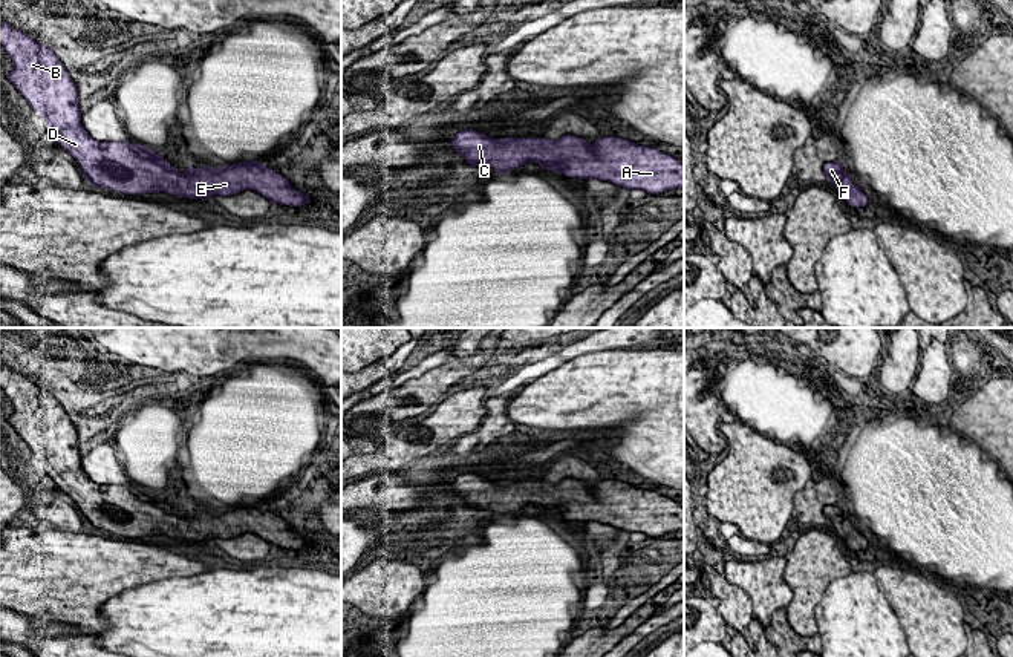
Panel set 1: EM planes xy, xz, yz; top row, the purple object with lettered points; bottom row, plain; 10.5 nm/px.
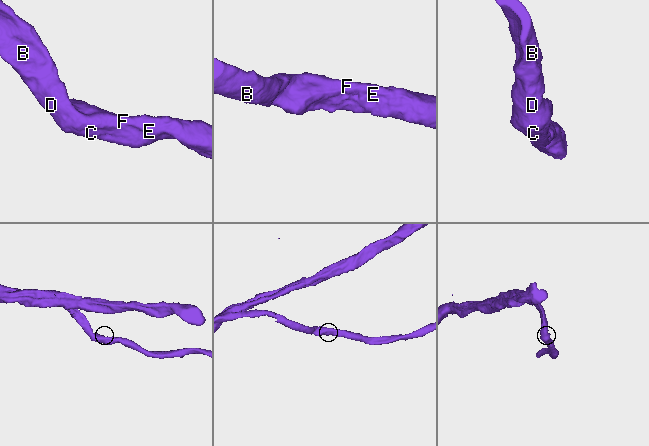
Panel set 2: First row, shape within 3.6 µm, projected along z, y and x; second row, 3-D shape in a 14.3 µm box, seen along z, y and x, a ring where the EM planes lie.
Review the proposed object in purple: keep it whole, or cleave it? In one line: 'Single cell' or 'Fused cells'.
Single cell

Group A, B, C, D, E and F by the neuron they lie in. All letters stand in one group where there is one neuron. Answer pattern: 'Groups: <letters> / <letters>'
Groups: A B C D E F

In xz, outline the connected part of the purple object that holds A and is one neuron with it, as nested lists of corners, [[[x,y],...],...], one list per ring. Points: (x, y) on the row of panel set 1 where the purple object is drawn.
[[[468,129],[458,132],[450,142],[468,165],[493,167],[499,175],[508,175],[511,168],[533,161],[569,178],[609,181],[617,187],[640,188],[649,194],[684,188],[684,164],[676,158],[617,136],[601,136],[591,145],[572,135],[557,141],[496,139]]]

